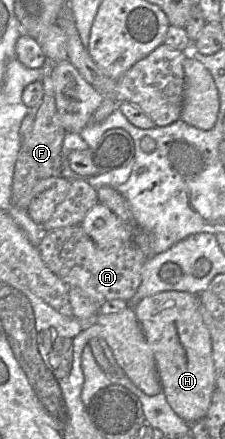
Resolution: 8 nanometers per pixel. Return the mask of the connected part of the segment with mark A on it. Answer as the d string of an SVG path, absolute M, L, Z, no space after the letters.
M78 225L43 231L38 246L47 267L68 287L84 291L98 305L109 300L129 301L141 283L146 257L134 243L118 247L99 247Z

